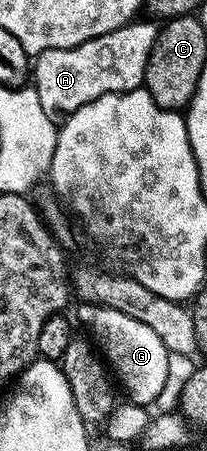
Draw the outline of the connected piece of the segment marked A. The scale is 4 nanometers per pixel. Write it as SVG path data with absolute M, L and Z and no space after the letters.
M134 21L121 30L91 40L74 50L49 50L35 62L35 89L51 116L68 116L108 94L129 94L145 85L145 73L158 27L152 21Z

